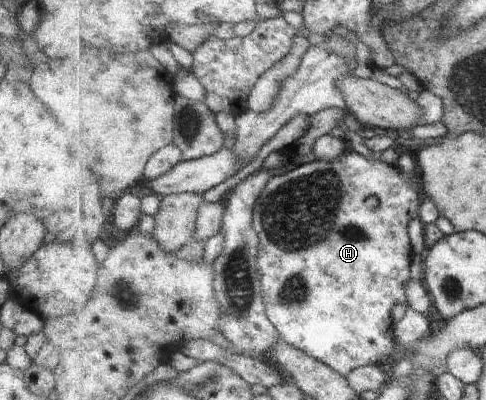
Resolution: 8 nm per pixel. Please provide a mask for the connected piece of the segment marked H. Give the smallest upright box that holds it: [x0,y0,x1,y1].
[254,149,423,379]

